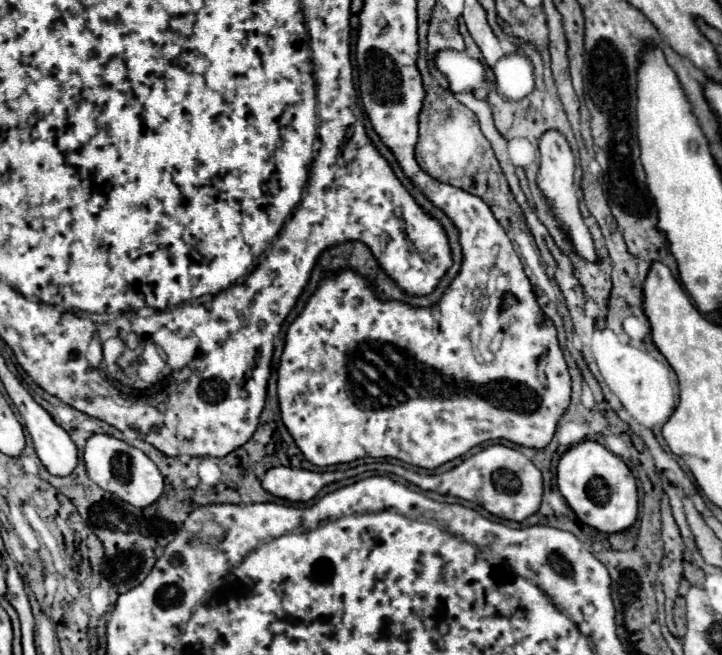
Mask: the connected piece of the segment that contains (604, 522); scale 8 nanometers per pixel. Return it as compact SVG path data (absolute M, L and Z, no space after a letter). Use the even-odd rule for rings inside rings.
M584 440L572 446L558 462L558 488L580 522L606 532L624 532L638 518L638 488L630 468L598 442Z

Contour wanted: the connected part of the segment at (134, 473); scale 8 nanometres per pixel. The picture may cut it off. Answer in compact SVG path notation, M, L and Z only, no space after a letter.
M94 434L86 442L84 450L84 462L86 462L86 472L88 476L102 488L108 488L114 492L120 500L136 506L136 508L146 508L152 502L156 502L164 490L164 480L156 464L138 448L108 436L108 434Z

